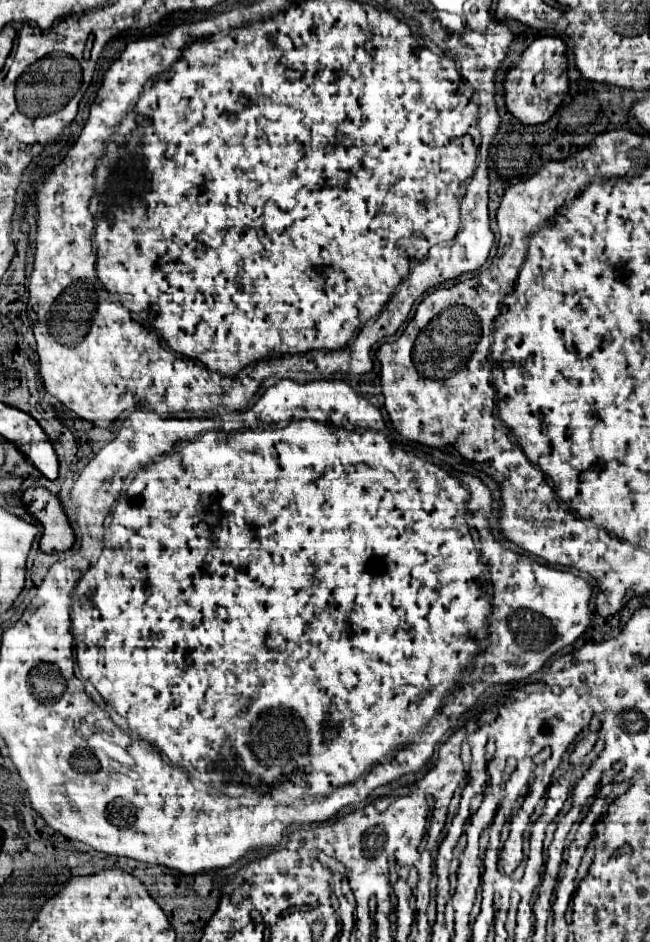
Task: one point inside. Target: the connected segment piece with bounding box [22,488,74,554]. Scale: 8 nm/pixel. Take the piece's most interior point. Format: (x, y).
(57, 536)

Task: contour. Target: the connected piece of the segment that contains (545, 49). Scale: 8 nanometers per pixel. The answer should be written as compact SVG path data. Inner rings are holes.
M544 36L534 40L520 56L520 62L508 72L508 96L506 108L524 124L546 122L568 92L566 76L566 44L556 36Z

